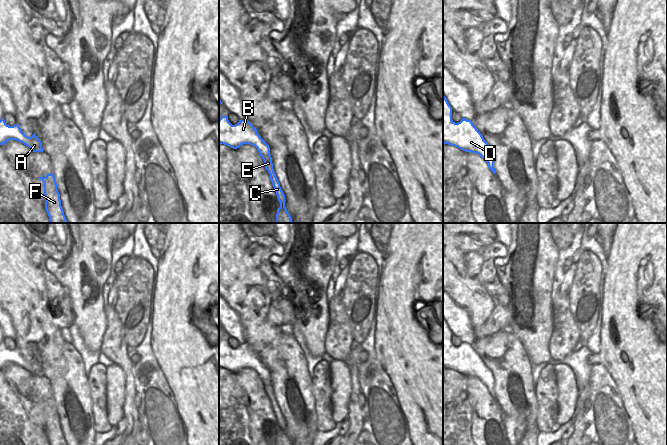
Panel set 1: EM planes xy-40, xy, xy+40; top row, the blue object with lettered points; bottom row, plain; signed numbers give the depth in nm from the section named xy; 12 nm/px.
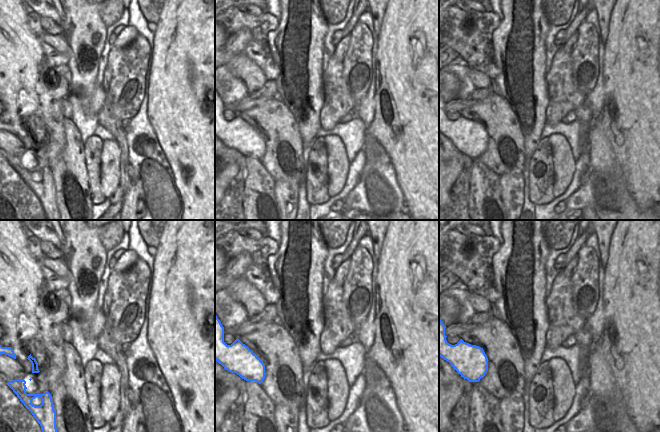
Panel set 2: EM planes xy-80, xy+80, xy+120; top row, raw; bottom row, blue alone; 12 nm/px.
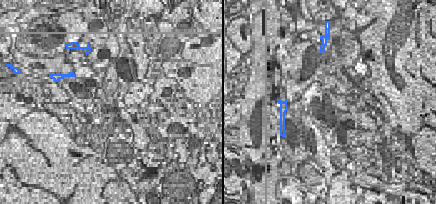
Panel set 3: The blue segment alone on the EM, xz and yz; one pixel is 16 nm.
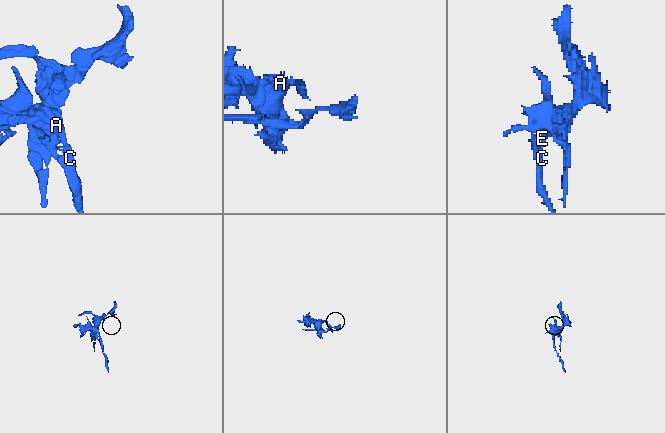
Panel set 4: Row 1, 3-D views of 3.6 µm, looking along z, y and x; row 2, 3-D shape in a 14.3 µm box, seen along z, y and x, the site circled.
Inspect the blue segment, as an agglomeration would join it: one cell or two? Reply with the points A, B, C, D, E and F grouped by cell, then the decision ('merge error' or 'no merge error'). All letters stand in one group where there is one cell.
groups A B D E / C F; merge error

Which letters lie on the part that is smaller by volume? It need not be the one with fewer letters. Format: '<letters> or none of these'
C, F

